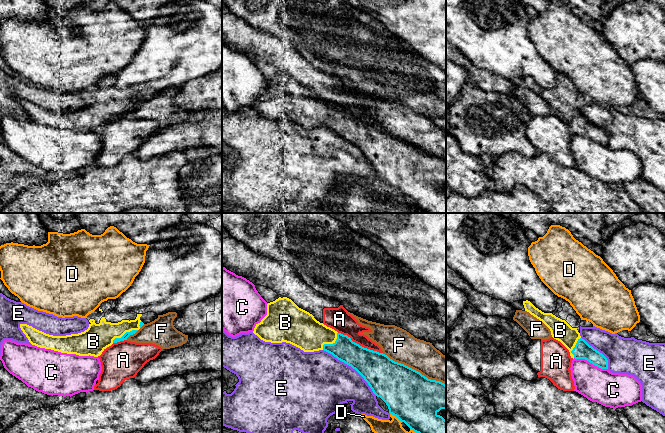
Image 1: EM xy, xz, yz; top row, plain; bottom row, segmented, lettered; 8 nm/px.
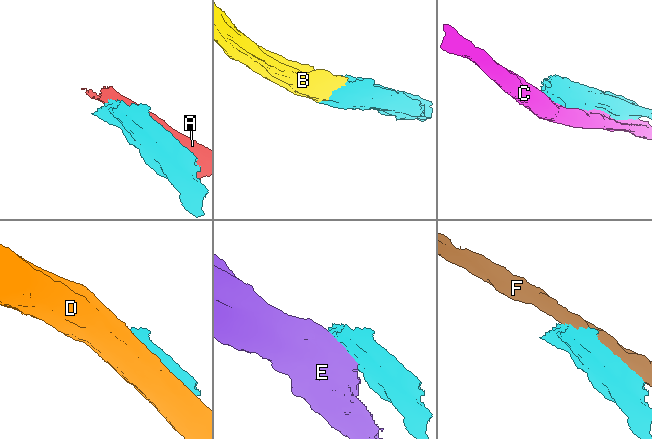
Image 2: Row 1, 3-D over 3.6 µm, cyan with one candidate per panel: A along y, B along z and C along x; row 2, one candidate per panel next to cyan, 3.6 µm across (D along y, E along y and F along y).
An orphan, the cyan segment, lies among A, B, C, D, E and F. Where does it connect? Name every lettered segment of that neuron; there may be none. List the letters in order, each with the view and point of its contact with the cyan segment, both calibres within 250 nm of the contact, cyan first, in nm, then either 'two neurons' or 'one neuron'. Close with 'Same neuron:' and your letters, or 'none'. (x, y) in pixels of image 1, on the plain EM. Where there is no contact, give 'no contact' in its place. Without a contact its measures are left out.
A: xz (359, 121) | 260/180 nm | two neurons
B: xy (125, 109) | 50/220 nm | one neuron
C: yz (591, 138) | 140/280 nm | two neurons
D: xz (396, 192) | 400/160 nm | two neurons
E: xz (352, 143) | 280/420 nm | two neurons
F: xz (413, 145) | 400/260 nm | two neurons
Same neuron: B

